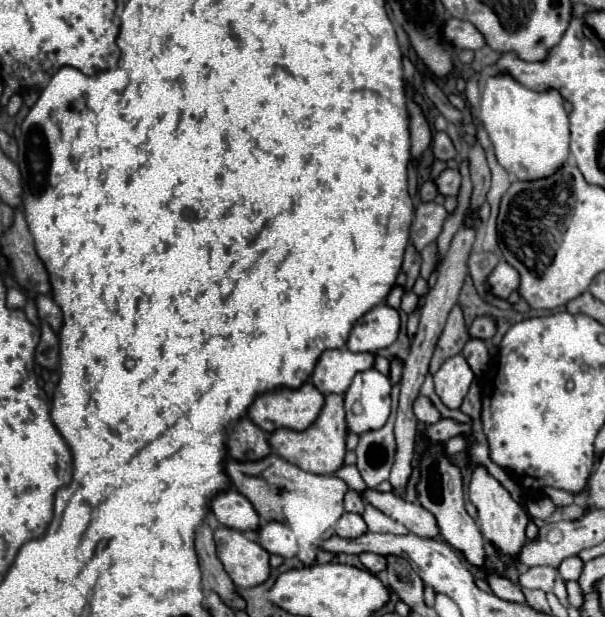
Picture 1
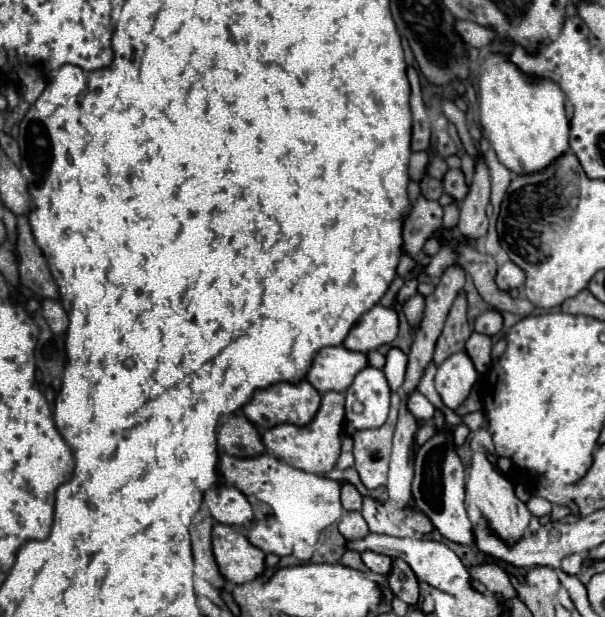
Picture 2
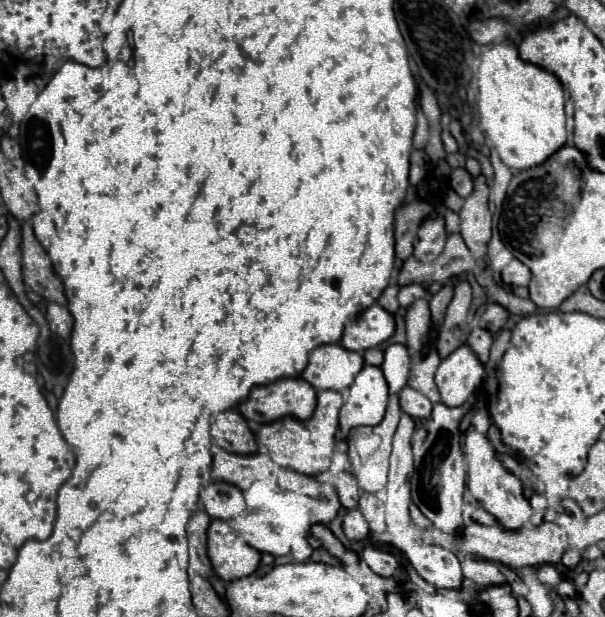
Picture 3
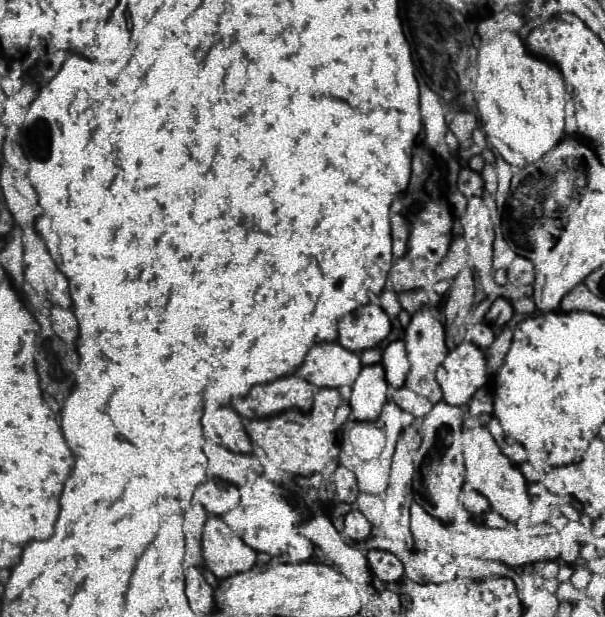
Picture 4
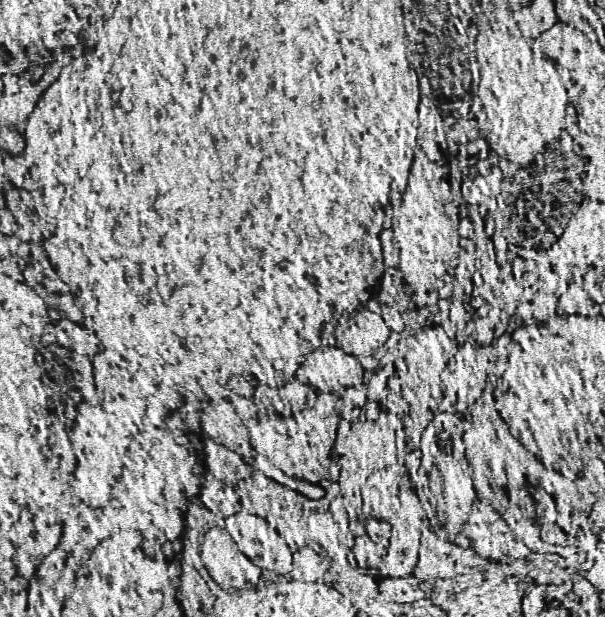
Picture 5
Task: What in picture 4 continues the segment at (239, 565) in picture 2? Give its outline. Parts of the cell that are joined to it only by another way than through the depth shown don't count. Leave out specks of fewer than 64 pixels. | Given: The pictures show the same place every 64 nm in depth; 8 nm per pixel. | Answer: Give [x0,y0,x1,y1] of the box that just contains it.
[202,522,256,580]

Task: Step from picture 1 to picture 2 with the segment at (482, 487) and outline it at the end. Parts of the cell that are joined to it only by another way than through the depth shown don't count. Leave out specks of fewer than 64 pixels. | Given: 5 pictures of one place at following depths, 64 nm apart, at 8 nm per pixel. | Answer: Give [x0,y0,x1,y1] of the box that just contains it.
[468,442,532,544]

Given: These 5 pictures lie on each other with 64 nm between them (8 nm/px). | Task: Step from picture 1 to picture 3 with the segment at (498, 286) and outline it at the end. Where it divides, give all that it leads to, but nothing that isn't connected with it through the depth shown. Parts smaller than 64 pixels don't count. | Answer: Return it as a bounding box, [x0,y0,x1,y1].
[502,260,530,286]

